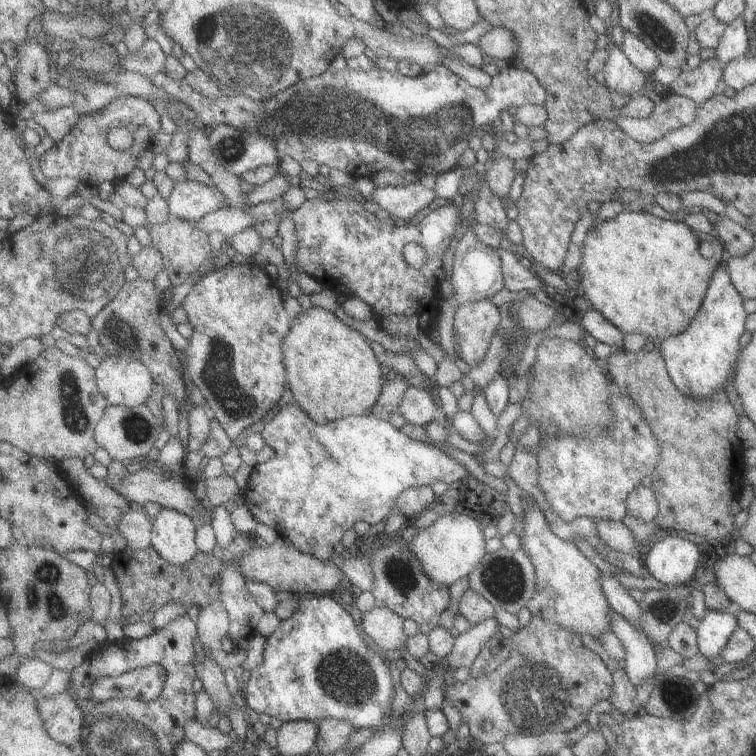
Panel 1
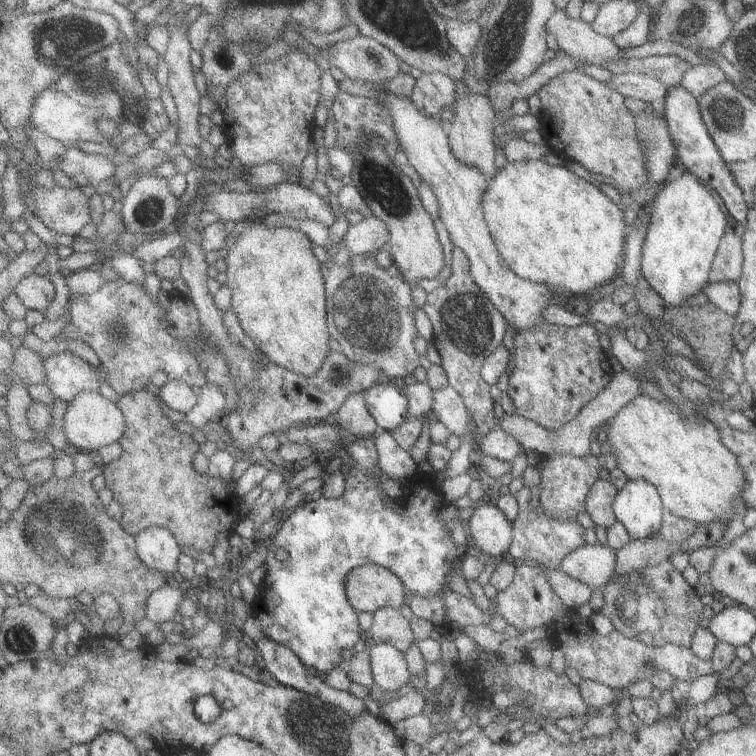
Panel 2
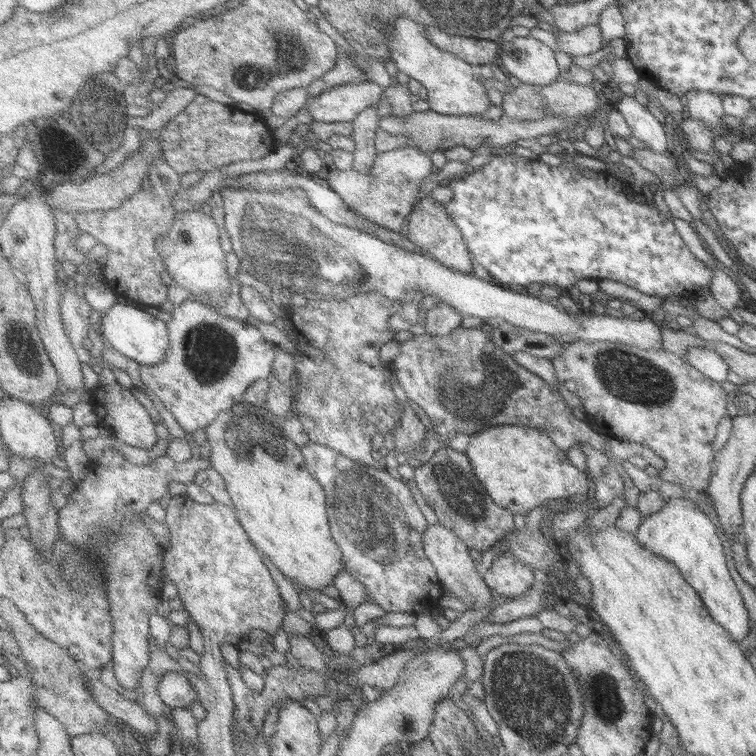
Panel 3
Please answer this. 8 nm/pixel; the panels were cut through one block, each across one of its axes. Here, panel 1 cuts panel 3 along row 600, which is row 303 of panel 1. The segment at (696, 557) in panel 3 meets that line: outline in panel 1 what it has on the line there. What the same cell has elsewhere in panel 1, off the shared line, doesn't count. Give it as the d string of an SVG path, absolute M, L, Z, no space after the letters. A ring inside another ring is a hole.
M719 264L711 278L707 296L703 300L703 308L699 308L689 328L681 334L667 336L661 340L667 370L681 394L693 398L711 398L715 392L727 386L729 372L737 362L739 336L743 334L743 322L747 318L741 306L741 298L743 296L739 296L739 292L731 284L731 278L727 278L727 266Z

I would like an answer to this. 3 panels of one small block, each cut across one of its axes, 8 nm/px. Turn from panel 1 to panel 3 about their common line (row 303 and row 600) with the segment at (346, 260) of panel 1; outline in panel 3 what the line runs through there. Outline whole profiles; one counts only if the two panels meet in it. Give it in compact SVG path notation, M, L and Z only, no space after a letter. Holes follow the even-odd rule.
M309 444L307 448L303 448L303 452L305 452L307 468L327 490L327 514L331 520L331 532L343 552L345 572L351 574L355 580L359 580L359 584L363 584L365 588L365 604L377 606L385 614L407 612L421 616L421 614L435 614L437 610L441 610L441 600L453 598L453 594L443 588L443 582L439 580L433 562L427 560L423 536L429 524L423 512L419 510L409 490L409 484L405 484L405 480L397 478L389 470L359 464L339 454L337 450L321 444Z

